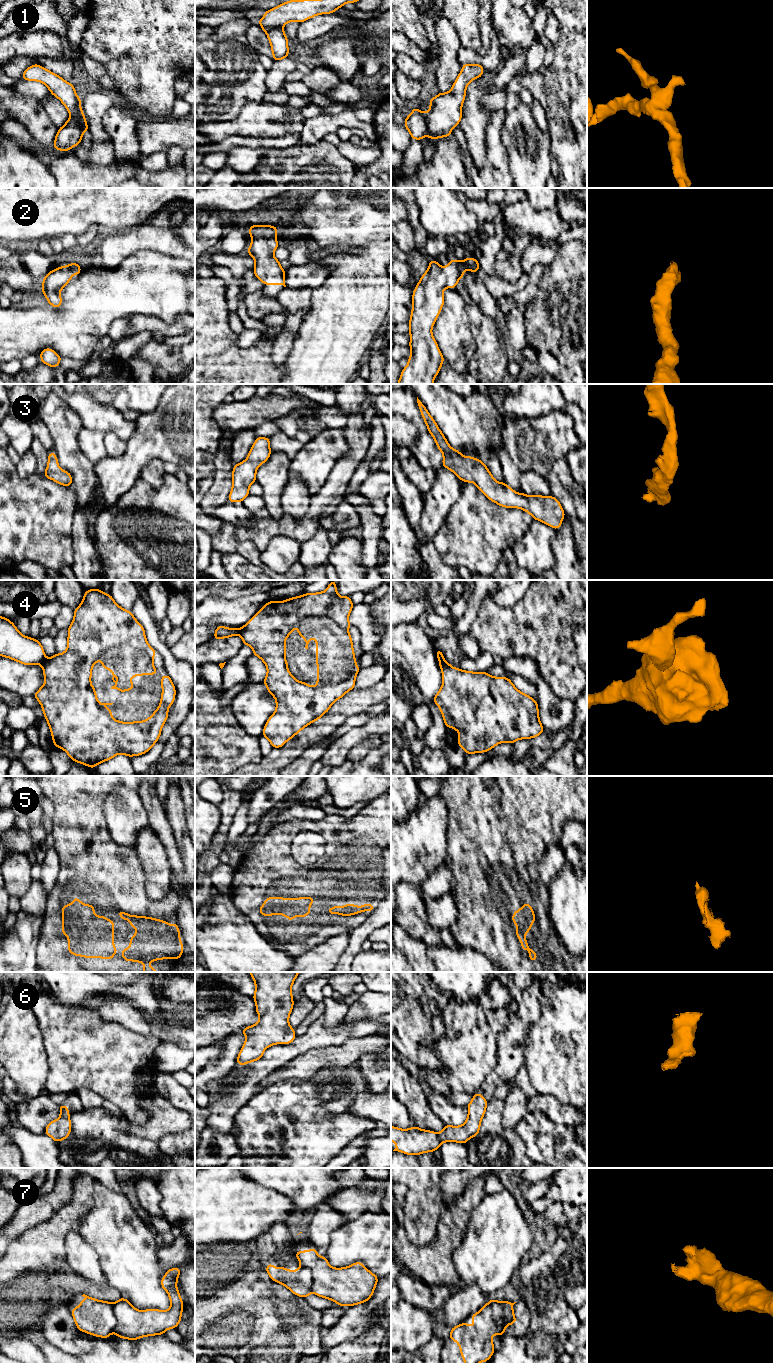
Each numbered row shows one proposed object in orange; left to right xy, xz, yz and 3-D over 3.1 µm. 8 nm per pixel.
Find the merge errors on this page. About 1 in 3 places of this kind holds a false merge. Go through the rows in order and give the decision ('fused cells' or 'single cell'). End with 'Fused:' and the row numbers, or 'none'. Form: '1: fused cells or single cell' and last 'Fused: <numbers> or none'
1: fused cells
2: single cell
3: single cell
4: fused cells
5: single cell
6: single cell
7: fused cells
Fused: 1, 4, 7

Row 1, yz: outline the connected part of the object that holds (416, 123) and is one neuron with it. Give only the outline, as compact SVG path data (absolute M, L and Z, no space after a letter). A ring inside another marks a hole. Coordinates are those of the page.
M415 106L411 114L405 118L404 126L409 131L412 139L420 140L428 135L434 141L434 138L428 132L426 114Z

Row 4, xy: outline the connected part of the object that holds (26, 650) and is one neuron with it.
M0 616L0 656L24 665L41 665L45 652L40 641L22 635L15 624Z

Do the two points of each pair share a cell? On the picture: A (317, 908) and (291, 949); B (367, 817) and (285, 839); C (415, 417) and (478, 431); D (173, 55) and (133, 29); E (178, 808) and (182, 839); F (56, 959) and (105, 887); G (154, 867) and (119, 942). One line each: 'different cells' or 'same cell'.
A: same cell
B: same cell
C: different cells
D: same cell
E: same cell
F: same cell
G: different cells

